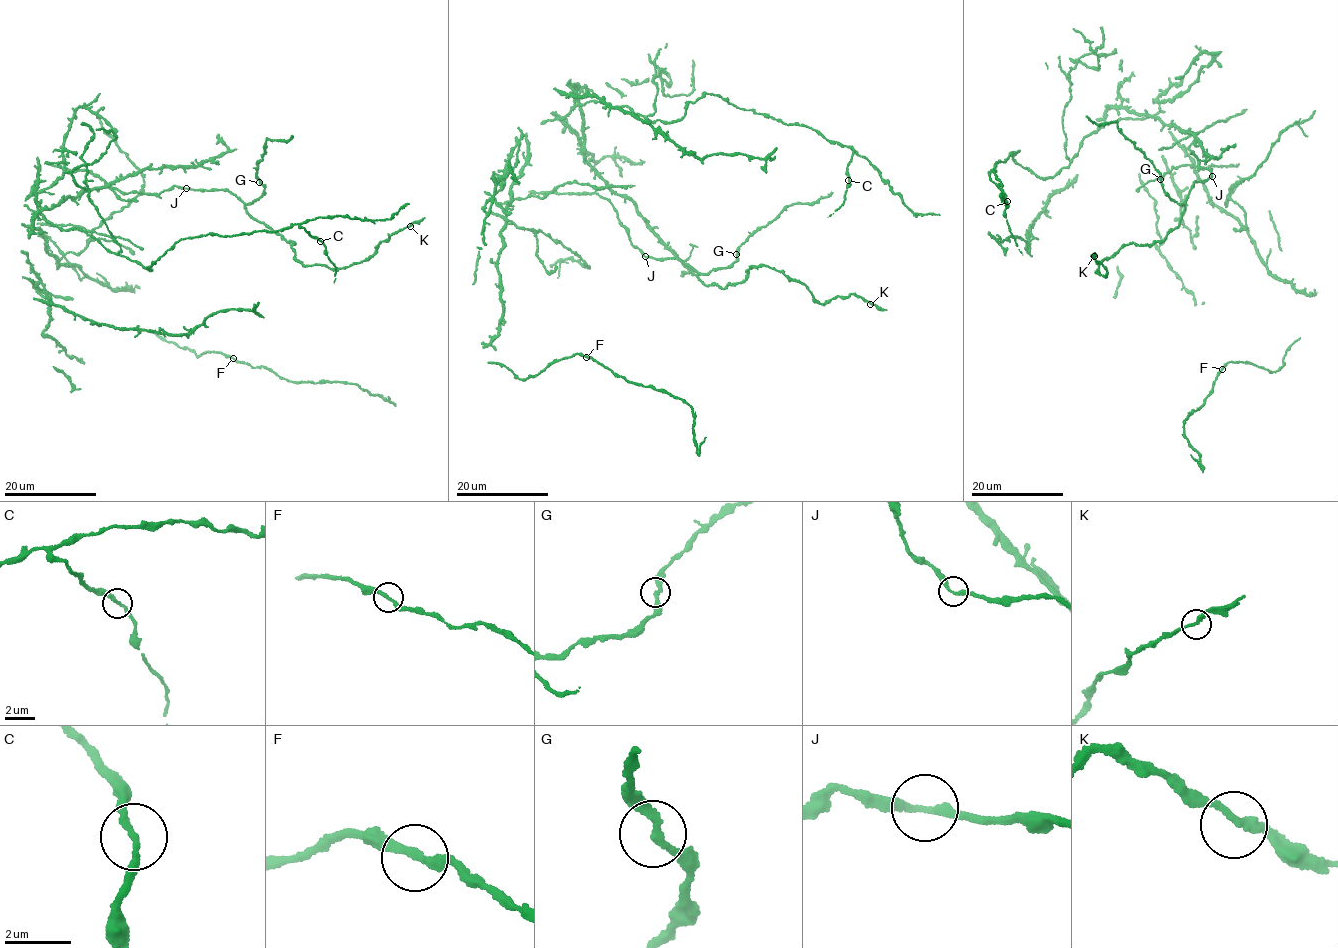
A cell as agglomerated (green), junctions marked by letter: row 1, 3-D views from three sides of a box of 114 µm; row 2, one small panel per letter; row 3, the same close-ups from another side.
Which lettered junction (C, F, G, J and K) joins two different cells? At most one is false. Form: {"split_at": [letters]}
{"split_at": []}

